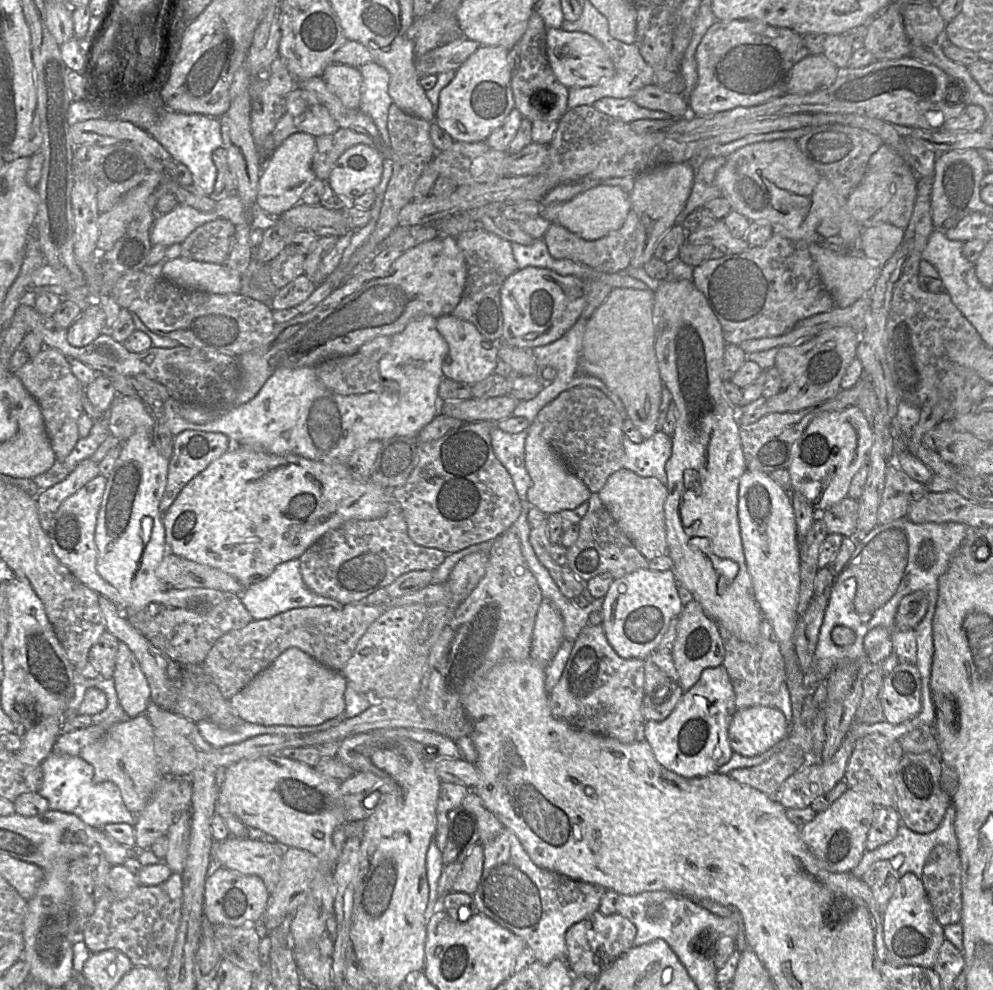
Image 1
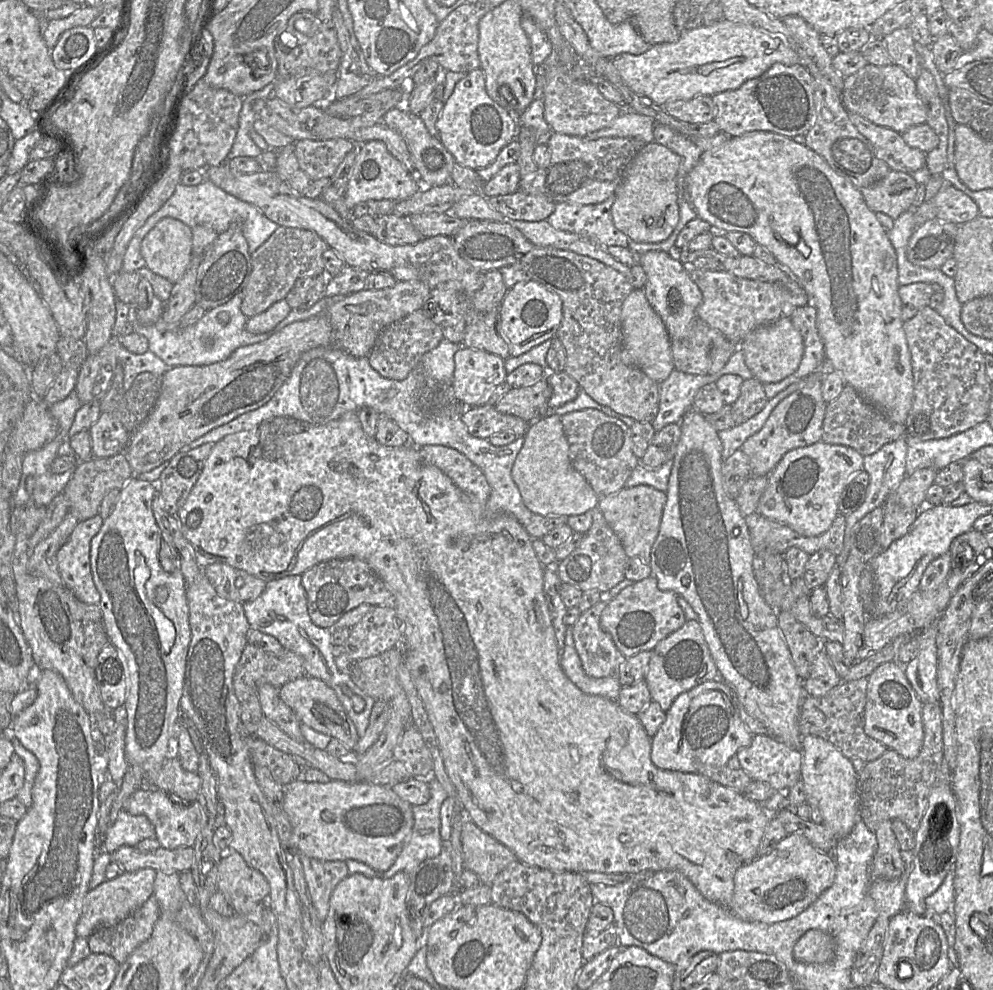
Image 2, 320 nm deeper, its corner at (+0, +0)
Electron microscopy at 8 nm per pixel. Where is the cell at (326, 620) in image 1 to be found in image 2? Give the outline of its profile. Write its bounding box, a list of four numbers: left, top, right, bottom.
[233,643,304,702]

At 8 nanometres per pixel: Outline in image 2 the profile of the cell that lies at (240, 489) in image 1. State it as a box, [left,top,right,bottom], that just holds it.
[177,412,771,908]

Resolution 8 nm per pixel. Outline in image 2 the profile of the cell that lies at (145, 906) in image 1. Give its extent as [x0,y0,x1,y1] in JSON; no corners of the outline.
[87,895,159,964]

